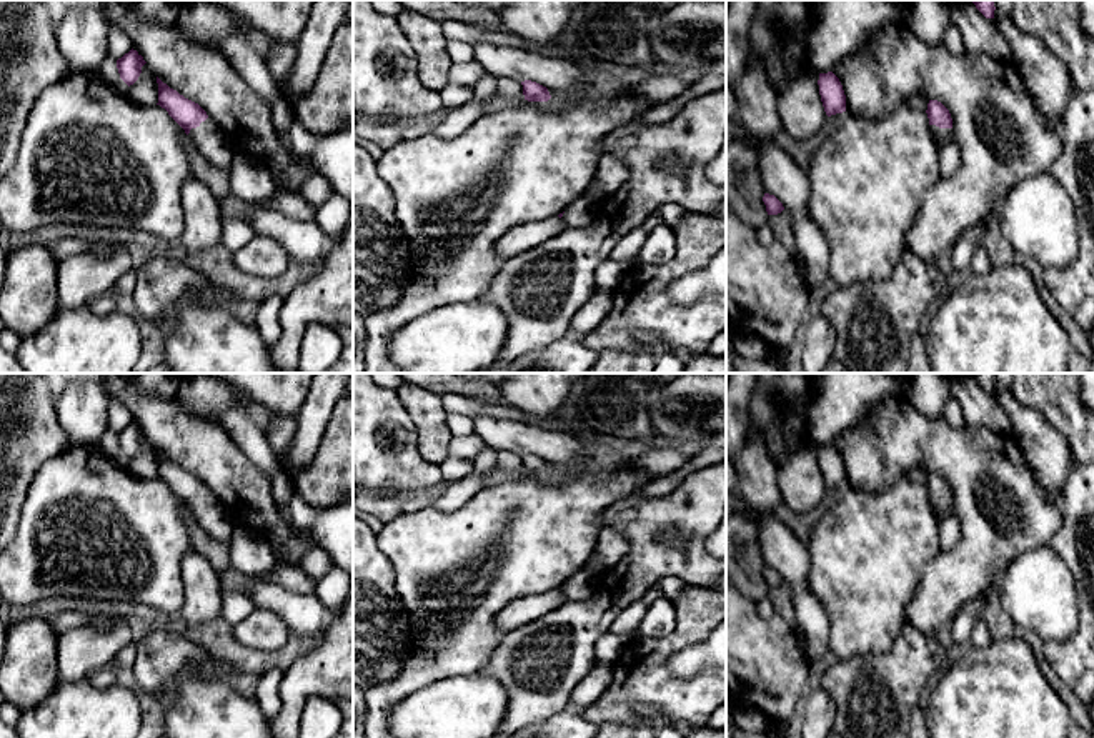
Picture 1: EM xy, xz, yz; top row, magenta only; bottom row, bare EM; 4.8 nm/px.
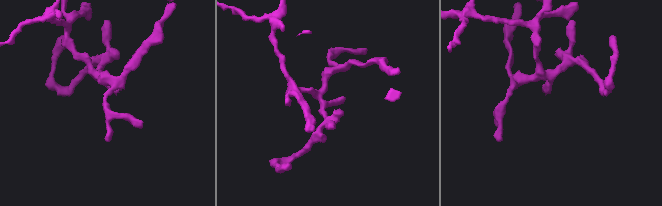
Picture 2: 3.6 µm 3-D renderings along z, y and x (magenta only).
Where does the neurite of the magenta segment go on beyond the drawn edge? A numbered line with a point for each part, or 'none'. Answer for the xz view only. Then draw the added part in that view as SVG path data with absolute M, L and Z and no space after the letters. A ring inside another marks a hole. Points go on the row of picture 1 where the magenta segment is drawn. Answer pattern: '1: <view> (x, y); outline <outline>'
1: xz (611, 174); outline M604 153L598 163L598 172L589 188L583 197L573 202L563 213L561 222L566 228L581 228L589 225L603 202L616 193L621 185L629 178L629 168L623 158Z

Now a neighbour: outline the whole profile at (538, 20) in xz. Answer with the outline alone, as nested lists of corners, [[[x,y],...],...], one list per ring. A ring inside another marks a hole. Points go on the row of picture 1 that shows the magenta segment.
[[[511,0],[500,13],[503,25],[538,45],[553,43],[573,20],[573,13],[596,2],[616,2],[616,0]]]

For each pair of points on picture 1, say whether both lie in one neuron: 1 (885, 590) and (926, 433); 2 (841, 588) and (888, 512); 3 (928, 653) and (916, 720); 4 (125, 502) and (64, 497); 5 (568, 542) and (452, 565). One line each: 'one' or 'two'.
1: two
2: one
3: two
4: one
5: one

